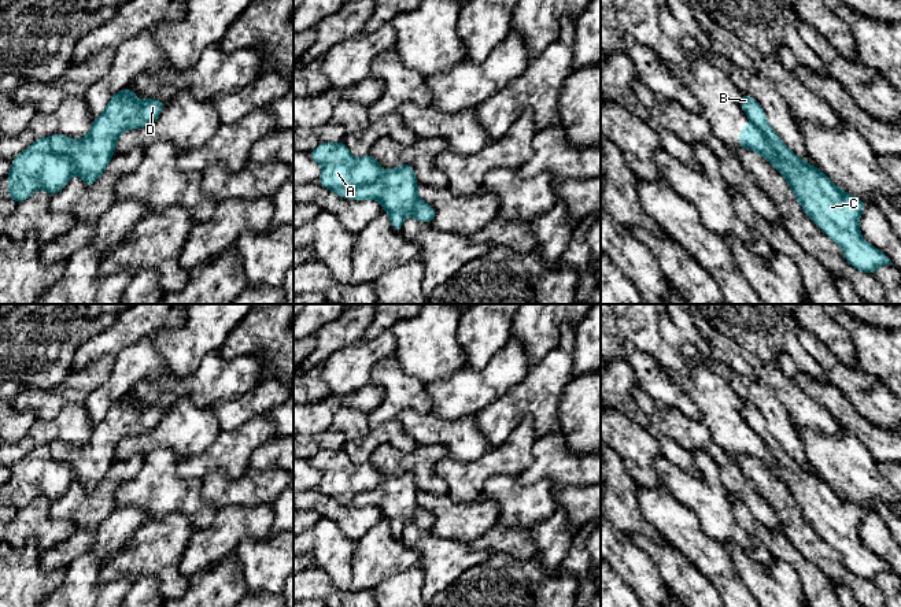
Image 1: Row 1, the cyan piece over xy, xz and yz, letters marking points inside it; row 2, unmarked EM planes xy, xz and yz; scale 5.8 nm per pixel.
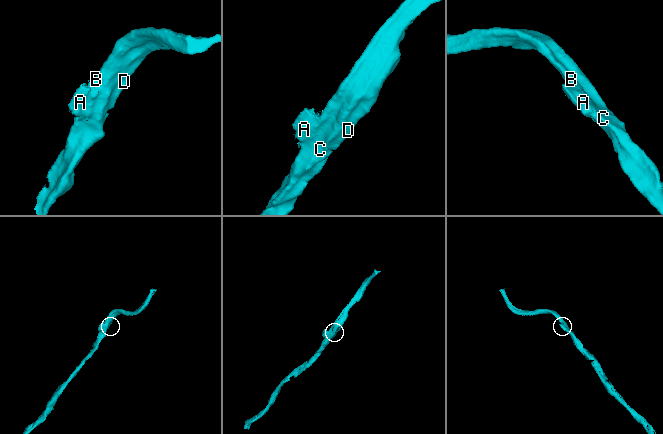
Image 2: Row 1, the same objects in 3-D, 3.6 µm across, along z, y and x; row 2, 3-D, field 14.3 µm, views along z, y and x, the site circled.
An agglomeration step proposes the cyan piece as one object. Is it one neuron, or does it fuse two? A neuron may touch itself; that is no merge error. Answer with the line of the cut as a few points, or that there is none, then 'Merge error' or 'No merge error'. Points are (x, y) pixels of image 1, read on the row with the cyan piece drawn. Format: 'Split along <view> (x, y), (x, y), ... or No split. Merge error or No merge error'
Split along yz (752, 121), (761, 128), (775, 154), (779, 169). Merge error

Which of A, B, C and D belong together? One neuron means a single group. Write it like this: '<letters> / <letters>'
A / B C D

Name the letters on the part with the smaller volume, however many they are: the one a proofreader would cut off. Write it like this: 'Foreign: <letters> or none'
Foreign: A

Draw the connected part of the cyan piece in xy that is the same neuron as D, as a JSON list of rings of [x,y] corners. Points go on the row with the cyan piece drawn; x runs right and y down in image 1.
[[[132,88],[118,92],[111,97],[106,110],[92,122],[91,132],[81,140],[71,140],[63,134],[49,137],[51,151],[69,156],[73,160],[74,174],[80,175],[85,186],[91,186],[110,163],[119,136],[128,129],[145,127],[160,115],[165,104],[158,99],[139,100]]]

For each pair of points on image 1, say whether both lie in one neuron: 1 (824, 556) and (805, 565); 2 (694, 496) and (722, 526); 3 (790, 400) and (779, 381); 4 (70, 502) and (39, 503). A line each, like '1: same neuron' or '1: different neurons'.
1: different neurons
2: same neuron
3: same neuron
4: different neurons

